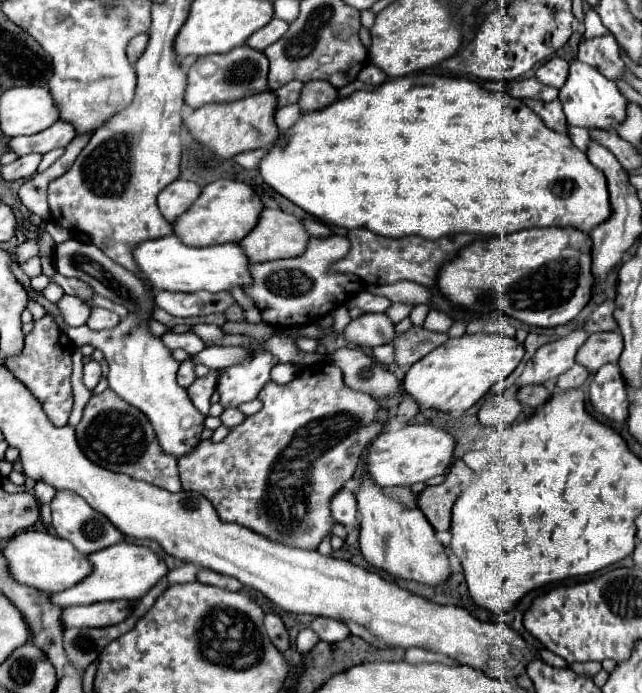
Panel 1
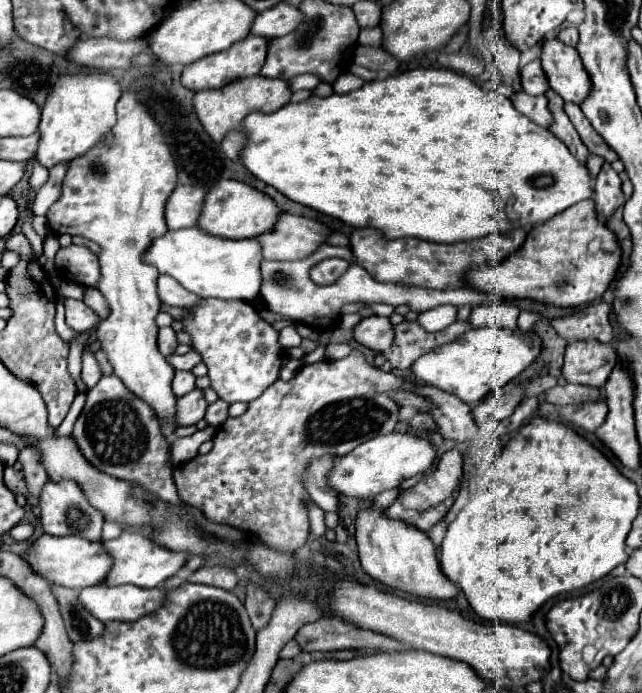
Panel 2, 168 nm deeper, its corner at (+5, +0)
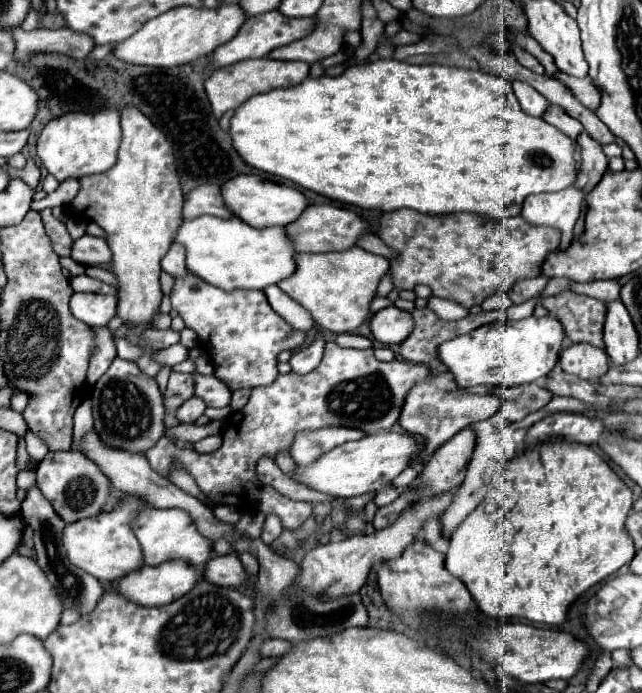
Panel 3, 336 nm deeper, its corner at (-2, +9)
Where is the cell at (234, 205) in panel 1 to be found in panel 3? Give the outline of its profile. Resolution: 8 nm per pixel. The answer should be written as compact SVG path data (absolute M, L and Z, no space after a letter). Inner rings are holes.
M237 176L229 182L223 184L221 188L223 200L227 202L229 210L245 220L253 228L267 228L267 226L287 226L289 222L295 222L303 210L309 206L309 200L297 190L287 184L273 184L273 182L263 182L259 176Z

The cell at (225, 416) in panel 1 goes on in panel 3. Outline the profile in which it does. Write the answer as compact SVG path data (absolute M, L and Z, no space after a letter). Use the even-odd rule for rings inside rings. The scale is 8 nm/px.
M199 372L191 374L195 380L195 396L203 398L207 406L213 408L223 408L229 406L231 402L231 390L215 376L203 376Z

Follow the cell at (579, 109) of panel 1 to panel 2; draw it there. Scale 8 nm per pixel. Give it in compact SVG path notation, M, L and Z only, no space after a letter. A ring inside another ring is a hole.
M556 37L542 41L542 67L550 87L566 101L580 105L590 93L590 77L574 47L560 43Z

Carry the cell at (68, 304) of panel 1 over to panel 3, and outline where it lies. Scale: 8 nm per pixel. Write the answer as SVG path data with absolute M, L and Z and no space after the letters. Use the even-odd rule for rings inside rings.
M73 294L71 312L91 328L107 326L117 314L117 296L107 294Z

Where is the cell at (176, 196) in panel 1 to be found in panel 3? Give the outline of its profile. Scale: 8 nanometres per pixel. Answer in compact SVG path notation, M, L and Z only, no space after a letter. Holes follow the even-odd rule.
M201 184L195 190L191 190L189 196L185 198L185 206L183 206L185 220L193 220L203 214L211 214L219 218L233 218L233 212L227 210L221 196L221 188L217 184Z

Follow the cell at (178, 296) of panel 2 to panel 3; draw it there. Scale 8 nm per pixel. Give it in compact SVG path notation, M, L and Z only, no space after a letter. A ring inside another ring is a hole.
M173 242L161 260L161 268L165 272L169 272L173 278L183 276L185 274L185 248L181 244Z

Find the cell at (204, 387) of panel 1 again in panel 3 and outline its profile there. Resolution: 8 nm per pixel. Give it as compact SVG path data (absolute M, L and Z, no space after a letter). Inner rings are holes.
M193 396L193 398L189 398L179 410L177 410L177 420L181 422L181 424L195 424L195 420L205 412L205 402L201 400L201 398L197 398L197 396Z

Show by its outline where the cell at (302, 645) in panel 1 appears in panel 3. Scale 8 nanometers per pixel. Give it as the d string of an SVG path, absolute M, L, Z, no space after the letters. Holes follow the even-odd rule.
M265 640L259 648L259 656L261 658L275 658L285 654L291 648L291 642L287 640Z

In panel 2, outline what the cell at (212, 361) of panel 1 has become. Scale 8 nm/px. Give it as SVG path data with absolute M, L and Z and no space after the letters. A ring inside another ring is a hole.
M188 351L186 355L170 355L168 361L170 361L170 365L172 365L174 369L190 371L190 369L194 369L198 363L202 363L202 355L198 355L196 351Z

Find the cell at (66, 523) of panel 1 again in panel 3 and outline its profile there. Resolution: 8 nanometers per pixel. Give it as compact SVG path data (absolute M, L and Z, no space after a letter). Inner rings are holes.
M75 450L47 452L47 456L37 466L37 486L67 524L99 514L111 492L111 482L101 472L101 468L85 454Z

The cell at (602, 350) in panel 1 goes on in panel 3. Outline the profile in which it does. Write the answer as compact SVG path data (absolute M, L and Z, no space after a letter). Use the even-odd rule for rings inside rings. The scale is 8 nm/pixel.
M571 344L561 352L559 364L567 374L573 374L587 382L601 378L605 370L609 370L609 360L605 350L595 348L591 344Z

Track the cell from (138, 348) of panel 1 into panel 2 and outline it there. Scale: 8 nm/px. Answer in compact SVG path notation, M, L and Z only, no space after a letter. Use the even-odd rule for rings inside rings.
M126 91L120 97L116 113L118 123L112 127L108 139L98 143L98 147L86 151L86 155L80 155L78 159L72 159L68 163L68 173L62 181L64 191L60 199L48 209L46 219L48 227L58 235L82 235L100 245L102 279L98 283L98 289L110 305L108 319L100 323L96 331L100 349L106 353L114 375L122 379L128 391L146 401L160 421L176 423L176 395L172 391L174 369L168 365L168 359L156 347L158 325L154 319L160 311L160 301L156 295L158 271L152 265L142 263L142 253L148 249L148 245L168 231L164 223L164 203L176 187L176 163L164 141L162 129L158 127L158 123L154 123L154 115L150 115L150 111L142 107L142 99L138 99L134 91Z

